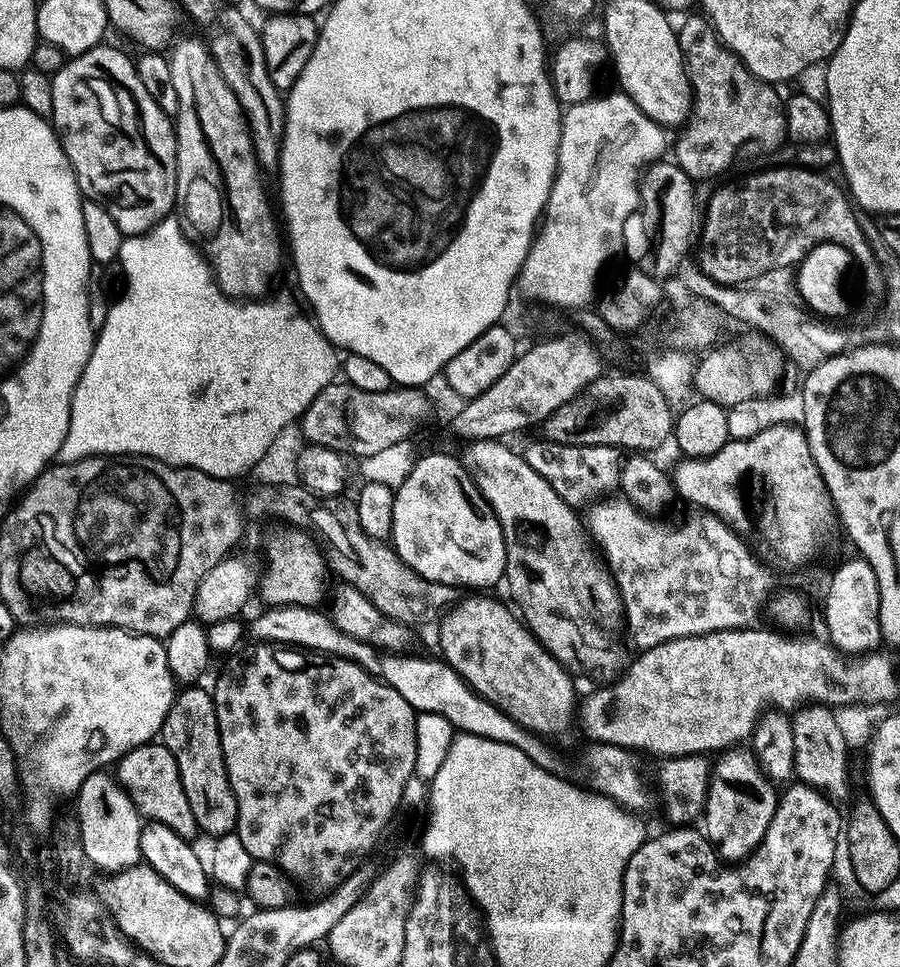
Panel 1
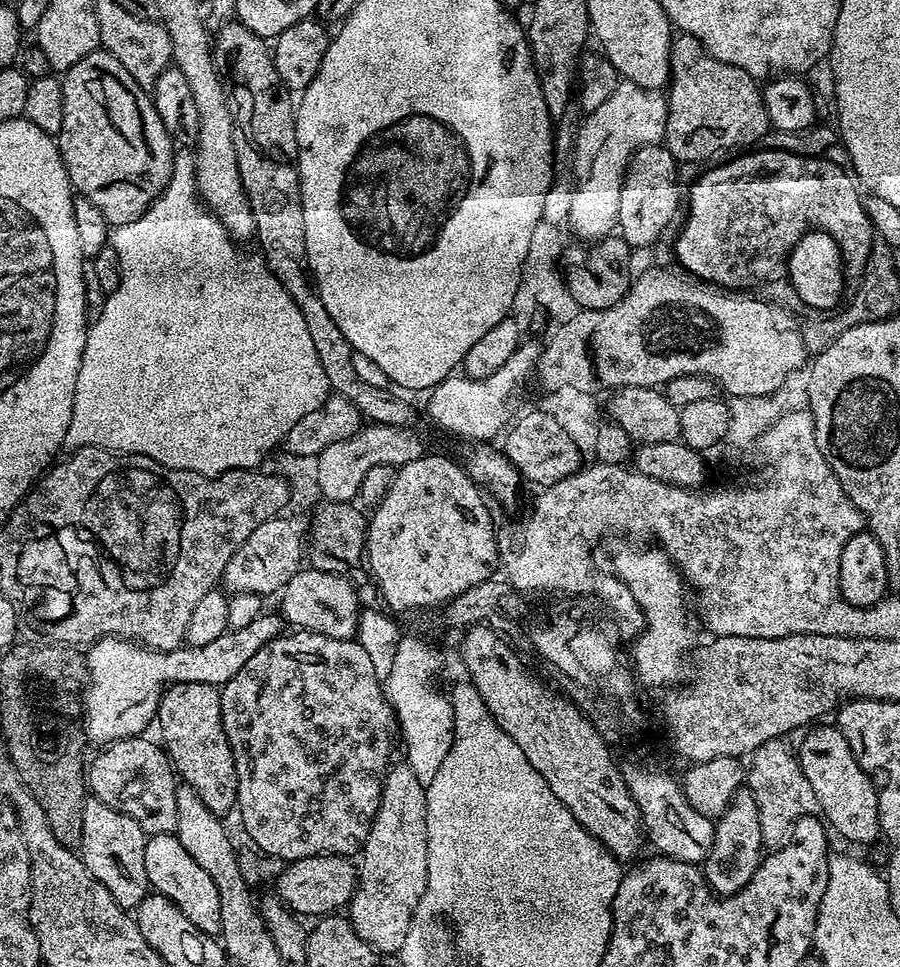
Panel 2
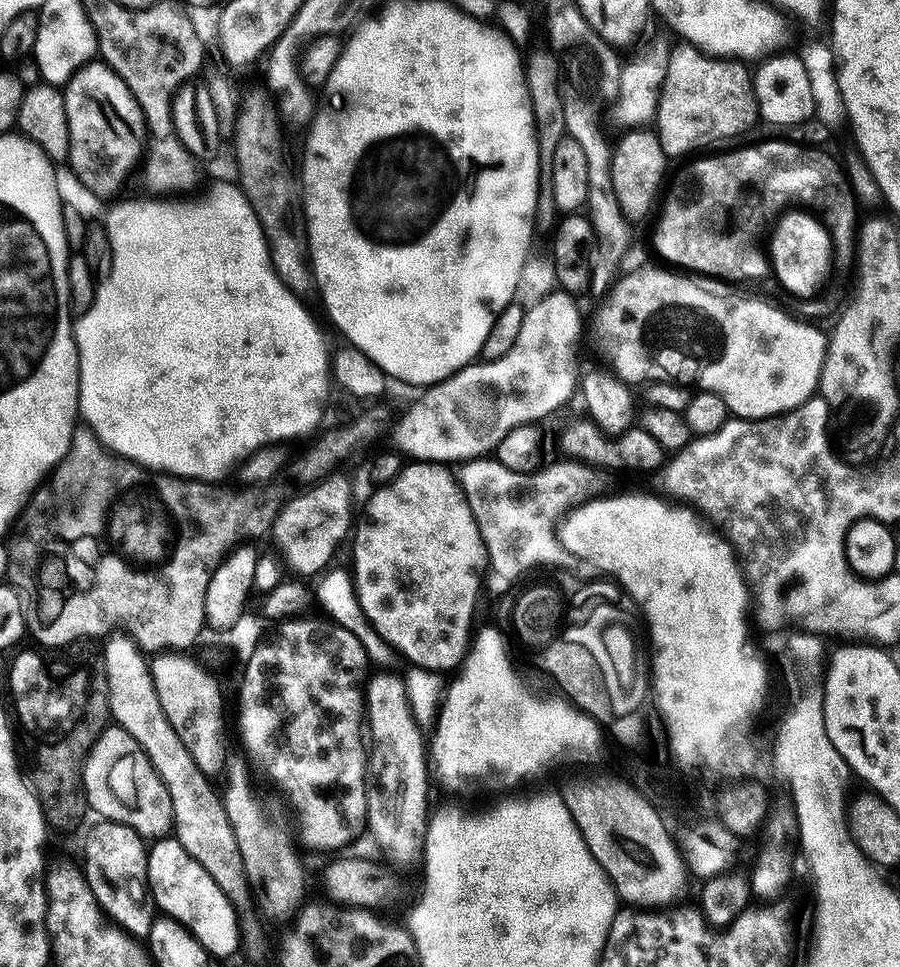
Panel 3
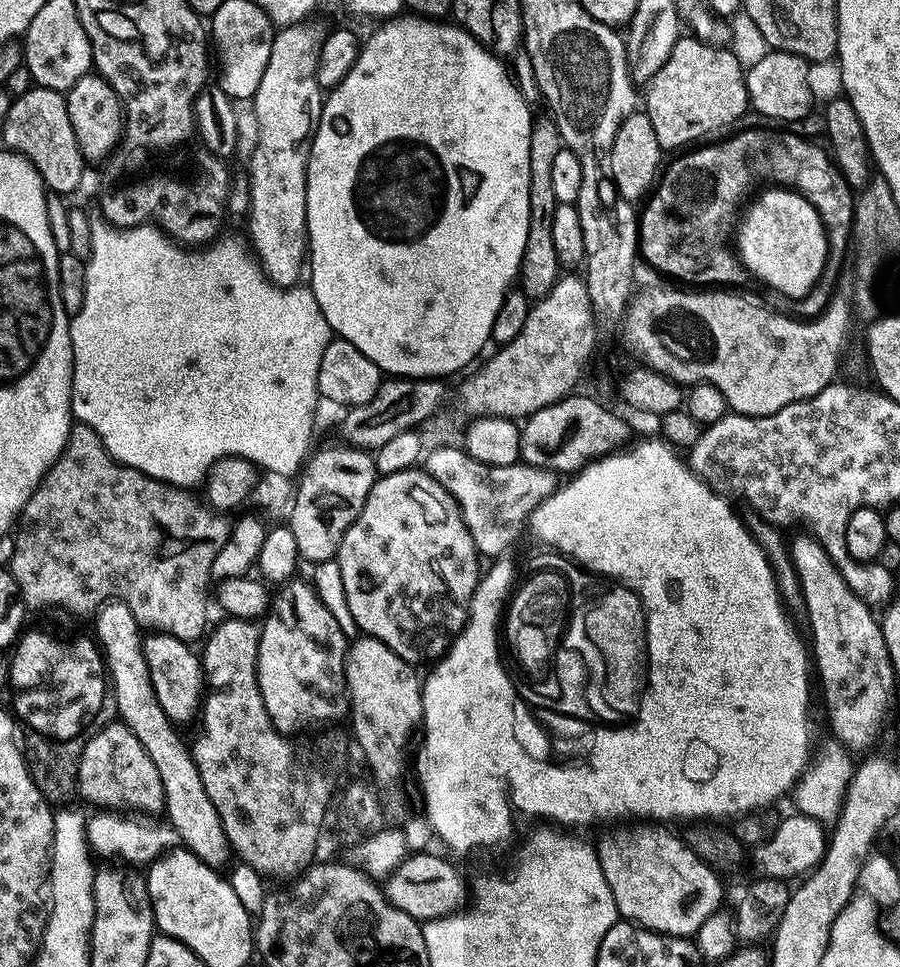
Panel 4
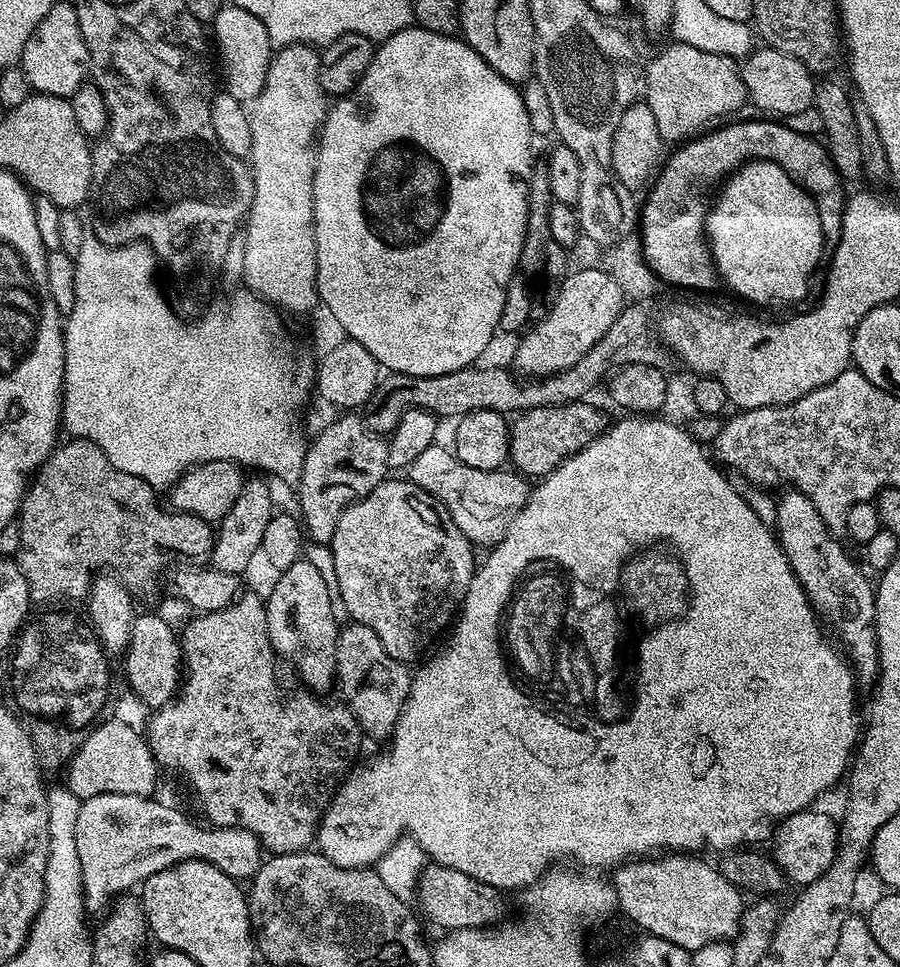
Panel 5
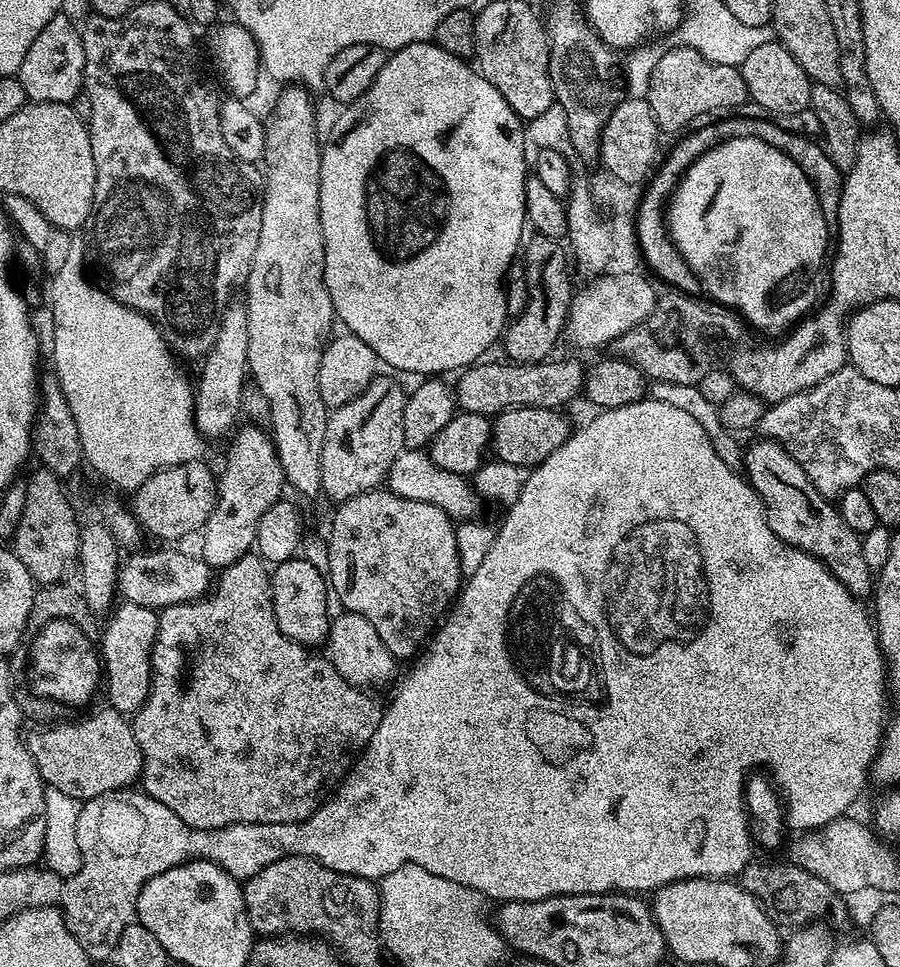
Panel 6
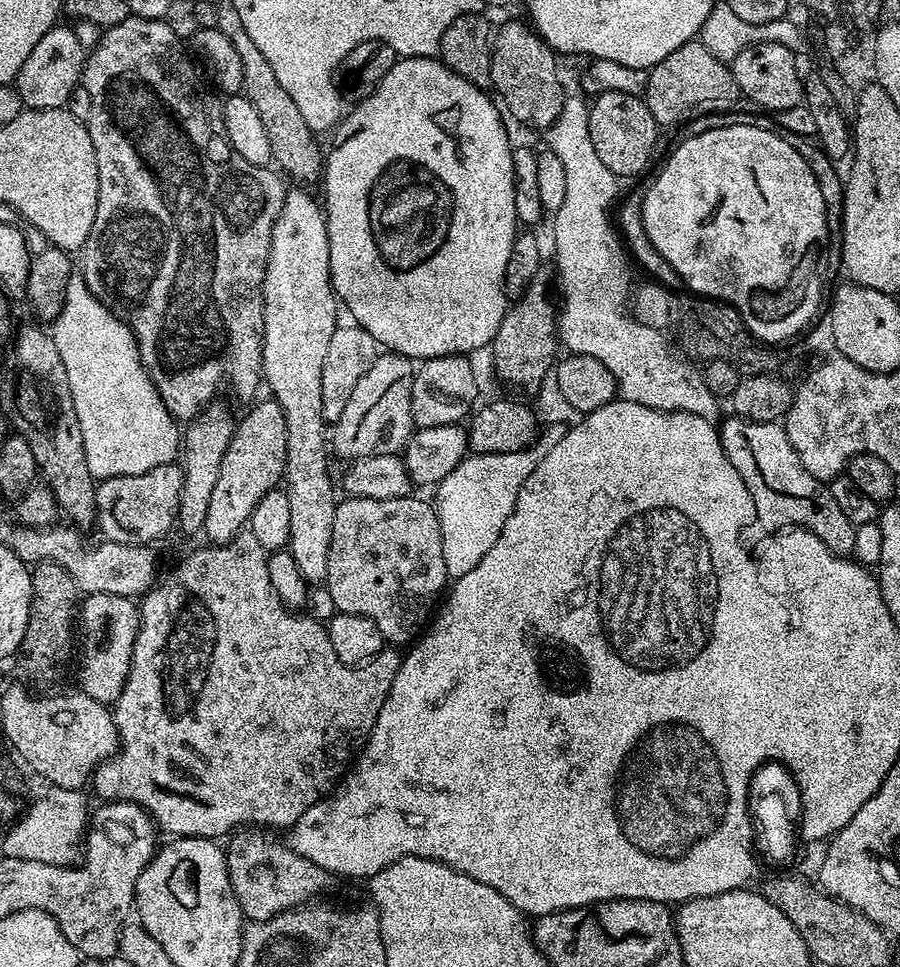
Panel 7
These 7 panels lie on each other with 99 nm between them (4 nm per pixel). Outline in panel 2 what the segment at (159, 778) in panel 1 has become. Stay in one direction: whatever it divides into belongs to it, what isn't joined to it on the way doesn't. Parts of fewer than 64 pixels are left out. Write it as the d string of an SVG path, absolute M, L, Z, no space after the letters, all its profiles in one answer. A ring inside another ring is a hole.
M143 735L131 736L125 740L116 740L107 745L97 754L86 768L87 787L95 799L106 802L112 808L118 808L125 812L143 830L145 837L175 833L178 826L178 798L176 789L178 787L178 777L173 769L172 761L168 759L167 752L159 743L151 744L144 740Z

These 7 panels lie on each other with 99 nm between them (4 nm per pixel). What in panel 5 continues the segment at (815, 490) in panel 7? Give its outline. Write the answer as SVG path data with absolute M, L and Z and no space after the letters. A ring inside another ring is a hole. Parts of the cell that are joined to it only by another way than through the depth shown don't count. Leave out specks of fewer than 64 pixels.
M785 492L788 493L776 501L777 514L774 521L774 532L780 541L780 549L786 554L798 582L816 610L816 615L829 629L832 627L836 631L835 639L842 645L857 681L861 685L875 685L878 679L878 657L876 590L873 581L868 581L869 573L860 572L861 565L856 565L851 554L836 541L839 540L837 533L826 526L814 502L810 502L810 498L806 498L806 494L801 492Z

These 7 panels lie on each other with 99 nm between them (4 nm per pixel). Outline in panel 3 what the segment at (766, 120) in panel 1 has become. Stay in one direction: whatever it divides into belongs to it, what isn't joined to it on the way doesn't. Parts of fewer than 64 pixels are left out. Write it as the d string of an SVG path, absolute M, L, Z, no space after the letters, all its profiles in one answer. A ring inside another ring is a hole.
M687 42L677 45L668 54L666 78L660 87L654 121L656 137L662 142L664 155L669 158L687 157L711 149L708 147L719 140L743 137L758 120L756 91L752 85L754 76L747 63L711 55Z

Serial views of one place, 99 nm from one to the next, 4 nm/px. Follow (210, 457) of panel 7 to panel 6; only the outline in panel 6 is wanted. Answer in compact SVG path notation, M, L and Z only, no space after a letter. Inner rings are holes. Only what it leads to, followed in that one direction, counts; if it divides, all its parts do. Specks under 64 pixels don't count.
M238 300L229 301L220 315L219 330L211 350L203 359L200 378L196 380L193 397L193 416L197 432L203 437L224 433L240 412L244 380L248 378L249 318L247 305Z

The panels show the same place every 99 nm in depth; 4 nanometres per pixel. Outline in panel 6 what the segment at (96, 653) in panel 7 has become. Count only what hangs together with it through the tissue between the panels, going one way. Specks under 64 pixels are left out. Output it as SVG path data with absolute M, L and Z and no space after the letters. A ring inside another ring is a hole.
M129 602L117 603L108 618L108 625L103 625L98 640L106 688L108 684L107 703L117 712L135 714L146 702L152 685L152 647L158 634L160 618L157 609Z

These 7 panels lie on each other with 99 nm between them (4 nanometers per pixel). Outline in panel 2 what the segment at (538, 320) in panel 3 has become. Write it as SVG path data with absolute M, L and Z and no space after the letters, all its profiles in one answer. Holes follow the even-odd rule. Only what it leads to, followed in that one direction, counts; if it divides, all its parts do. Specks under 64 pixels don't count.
M521 343L506 366L490 378L472 380L463 374L453 374L447 380L431 389L428 400L428 416L444 432L452 436L461 436L467 442L492 442L495 436L499 437L509 423L508 411L512 408L512 399L516 391L529 379L533 379L536 363L540 361L541 345ZM508 420L508 421L507 421ZM369 423L367 426L361 427L356 435L323 448L314 460L314 464L316 464L314 471L320 487L320 496L325 501L355 501L362 486L362 478L374 466L396 468L425 455L426 448L424 448L423 442L418 437L411 436L412 434L407 428ZM505 423L505 424L504 424ZM501 431L501 432L500 432ZM500 432L500 433L499 433Z

